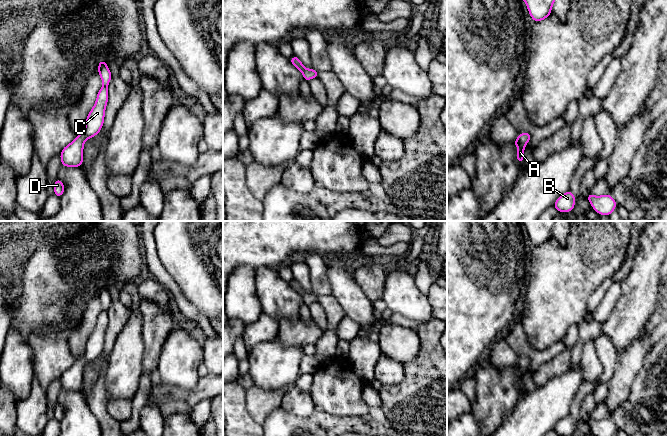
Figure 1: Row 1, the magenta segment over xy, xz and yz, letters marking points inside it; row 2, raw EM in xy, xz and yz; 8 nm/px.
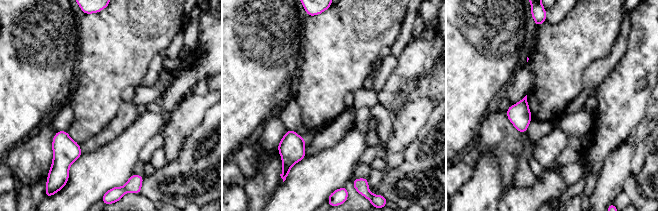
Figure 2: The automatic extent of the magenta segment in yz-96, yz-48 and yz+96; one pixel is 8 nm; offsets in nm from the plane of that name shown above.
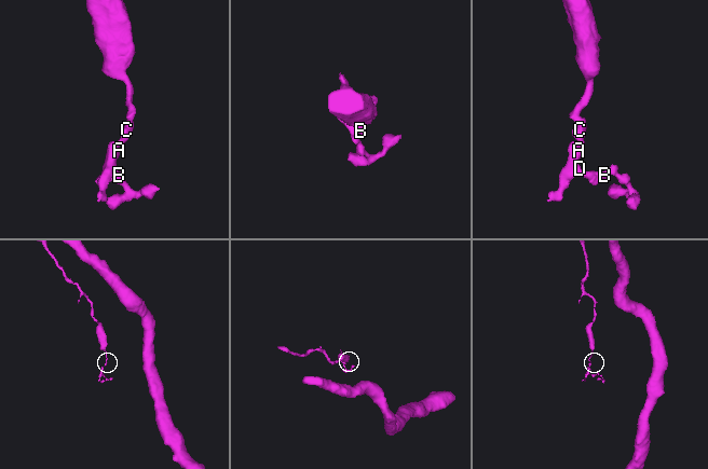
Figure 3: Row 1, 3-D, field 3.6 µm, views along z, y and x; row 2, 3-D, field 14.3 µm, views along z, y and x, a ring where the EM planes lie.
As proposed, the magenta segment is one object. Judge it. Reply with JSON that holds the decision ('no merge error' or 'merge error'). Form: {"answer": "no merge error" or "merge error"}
{"answer": "no merge error"}

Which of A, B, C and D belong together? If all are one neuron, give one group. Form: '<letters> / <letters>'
A B C D

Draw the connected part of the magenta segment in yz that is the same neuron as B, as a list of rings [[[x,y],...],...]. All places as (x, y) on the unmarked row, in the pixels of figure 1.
[[[570,414],[561,419],[554,427],[554,431],[558,436],[572,436],[574,430],[575,419]]]

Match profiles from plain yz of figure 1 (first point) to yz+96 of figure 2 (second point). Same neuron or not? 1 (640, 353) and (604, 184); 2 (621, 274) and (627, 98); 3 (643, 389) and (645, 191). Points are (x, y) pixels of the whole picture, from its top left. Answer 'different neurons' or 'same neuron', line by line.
1: same neuron
2: different neurons
3: same neuron

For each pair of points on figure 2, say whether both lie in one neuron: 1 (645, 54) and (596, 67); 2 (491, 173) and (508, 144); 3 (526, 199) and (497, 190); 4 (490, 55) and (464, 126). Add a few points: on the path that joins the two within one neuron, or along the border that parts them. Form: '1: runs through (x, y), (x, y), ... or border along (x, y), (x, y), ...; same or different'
1: border along (628, 40), (625, 52), (614, 69), (603, 80); different
2: border along (479, 155), (491, 153), (494, 156), (503, 185); different
3: border along (506, 191), (499, 200); different
4: runs through (472, 73), (464, 81), (464, 108); same

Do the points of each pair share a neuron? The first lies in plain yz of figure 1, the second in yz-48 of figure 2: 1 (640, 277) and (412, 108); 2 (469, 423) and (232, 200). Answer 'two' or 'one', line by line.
1: two
2: one

